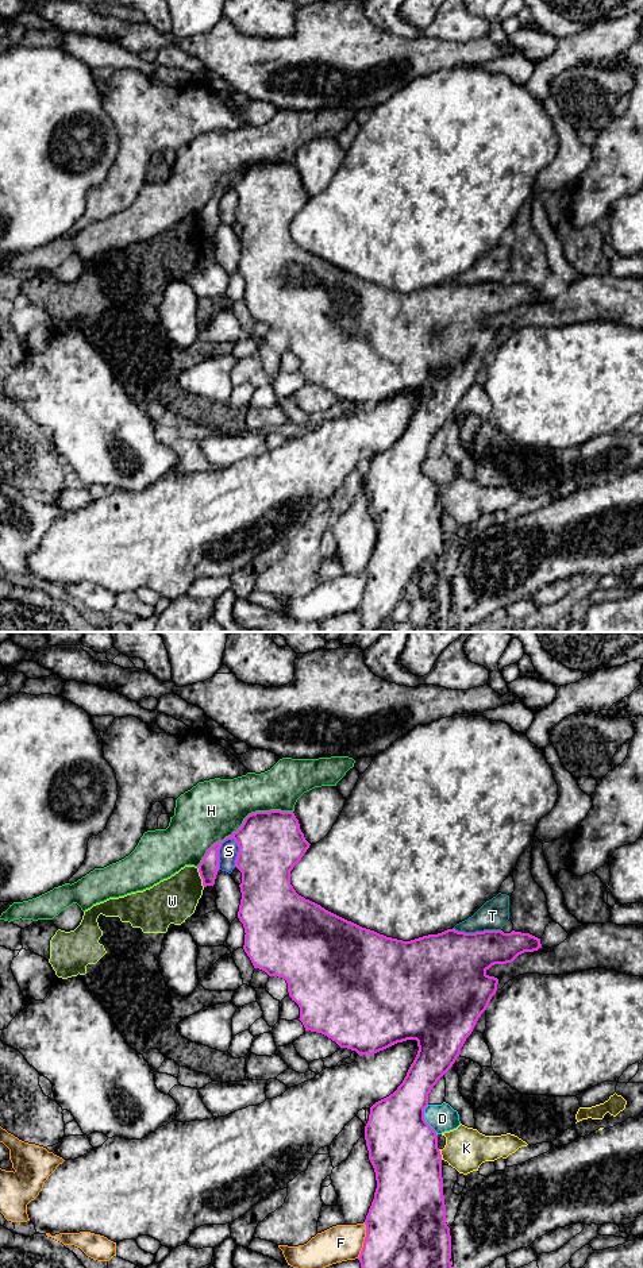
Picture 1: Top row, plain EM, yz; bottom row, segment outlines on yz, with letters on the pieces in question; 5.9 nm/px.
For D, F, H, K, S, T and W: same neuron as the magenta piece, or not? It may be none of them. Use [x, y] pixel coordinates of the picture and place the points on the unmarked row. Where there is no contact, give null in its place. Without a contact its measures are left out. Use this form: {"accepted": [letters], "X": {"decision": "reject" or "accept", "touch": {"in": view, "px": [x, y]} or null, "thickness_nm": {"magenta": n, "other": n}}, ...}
{"accepted": [], "D": {"decision": "reject", "touch": {"in": "yz", "px": [424, 471]}, "thickness_nm": {"magenta": 420, "other": 160}}, "F": {"decision": "reject", "touch": {"in": "yz", "px": [365, 592]}, "thickness_nm": {"magenta": 500, "other": 220}}, "H": {"decision": "reject", "touch": {"in": "yz", "px": [242, 176]}, "thickness_nm": {"magenta": 380, "other": 360}}, "K": {"decision": "reject", "touch": {"in": "yz", "px": [441, 507]}, "thickness_nm": {"magenta": 420, "other": 240}}, "S": {"decision": "reject", "touch": {"in": "yz", "px": [218, 203]}, "thickness_nm": {"magenta": 260, "other": 110}}, "T": {"decision": "reject", "touch": {"in": "yz", "px": [477, 284]}, "thickness_nm": {"magenta": 400, "other": 180}}, "W": {"decision": "reject", "touch": {"in": "yz", "px": [200, 227]}, "thickness_nm": {"magenta": 120, "other": 280}}}

